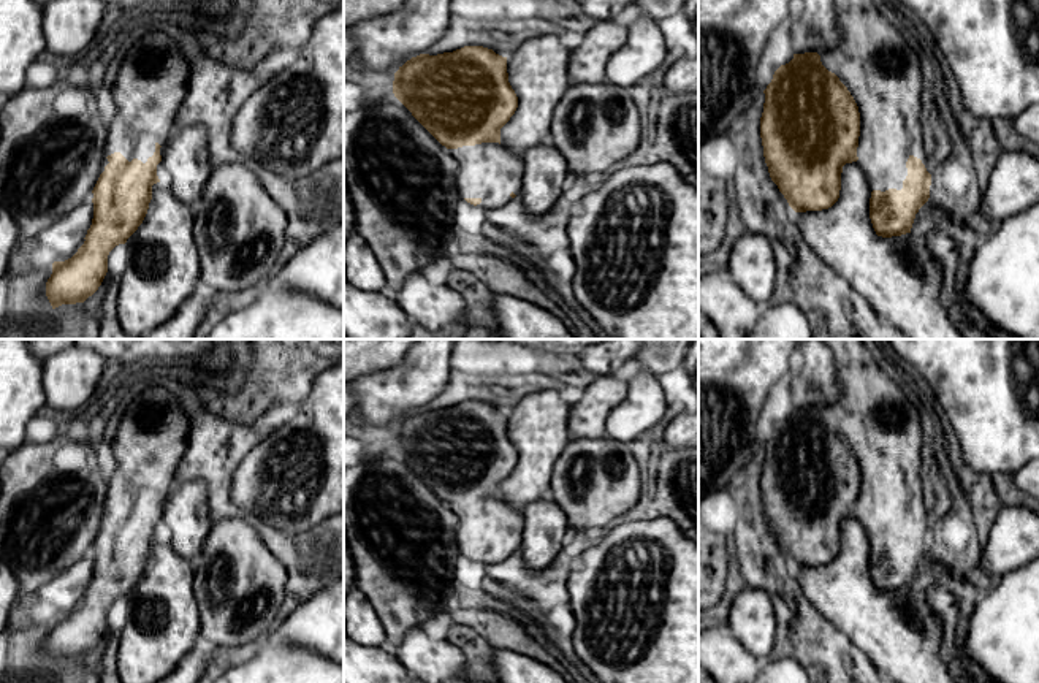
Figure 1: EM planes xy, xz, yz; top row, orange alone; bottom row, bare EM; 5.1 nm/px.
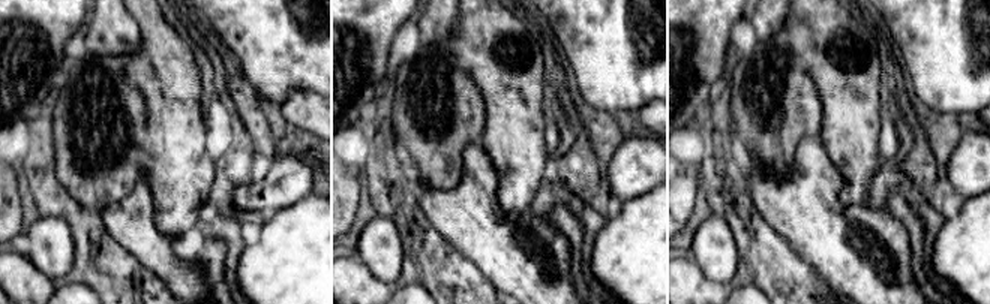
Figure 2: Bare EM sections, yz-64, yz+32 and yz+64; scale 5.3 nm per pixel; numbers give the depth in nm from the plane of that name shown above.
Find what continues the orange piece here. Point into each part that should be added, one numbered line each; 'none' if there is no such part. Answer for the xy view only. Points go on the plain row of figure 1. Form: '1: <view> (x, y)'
1: xy (151, 439)

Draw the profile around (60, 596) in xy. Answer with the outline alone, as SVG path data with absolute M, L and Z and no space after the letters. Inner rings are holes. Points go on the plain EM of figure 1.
M87 553L76 564L44 583L35 594L36 599L54 616L71 613L81 602L93 574L93 558Z

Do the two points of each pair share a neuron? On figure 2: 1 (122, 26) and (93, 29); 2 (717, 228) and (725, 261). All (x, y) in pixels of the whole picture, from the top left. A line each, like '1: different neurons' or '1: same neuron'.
1: same neuron
2: same neuron

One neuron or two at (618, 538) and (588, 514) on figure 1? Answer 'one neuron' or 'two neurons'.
two neurons

